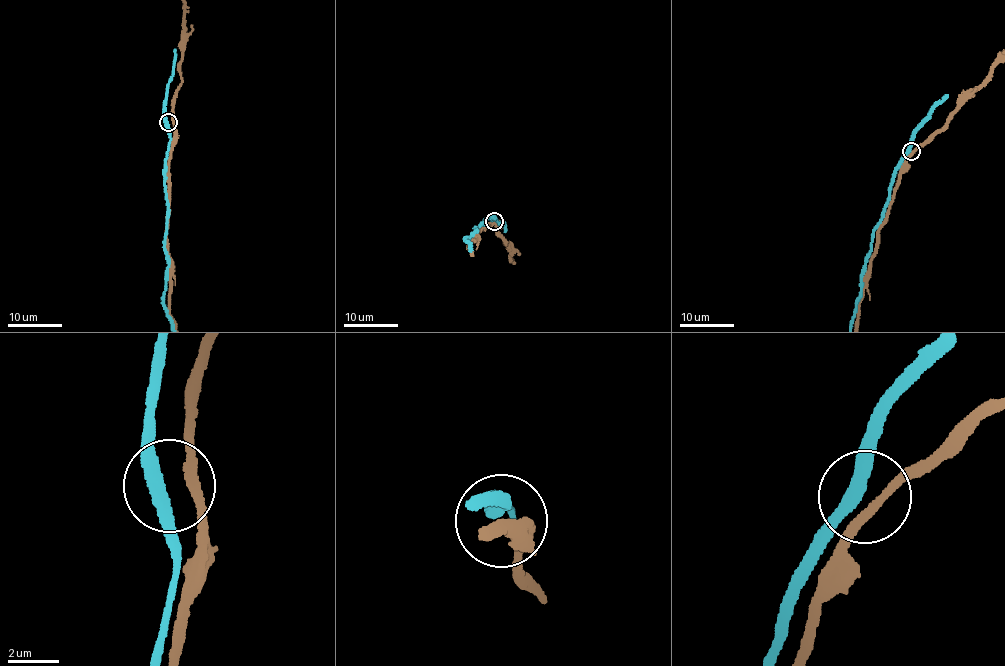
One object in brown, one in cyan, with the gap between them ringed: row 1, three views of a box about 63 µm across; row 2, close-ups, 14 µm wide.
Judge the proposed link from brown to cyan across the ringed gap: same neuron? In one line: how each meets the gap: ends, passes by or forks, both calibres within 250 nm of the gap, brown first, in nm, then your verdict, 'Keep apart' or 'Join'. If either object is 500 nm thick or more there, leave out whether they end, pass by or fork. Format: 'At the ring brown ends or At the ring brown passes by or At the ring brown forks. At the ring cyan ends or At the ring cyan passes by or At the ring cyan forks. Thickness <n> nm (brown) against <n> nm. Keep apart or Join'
At the ring brown passes by. At the ring cyan passes by. Thickness 320 nm (brown) against 480 nm. Keep apart

